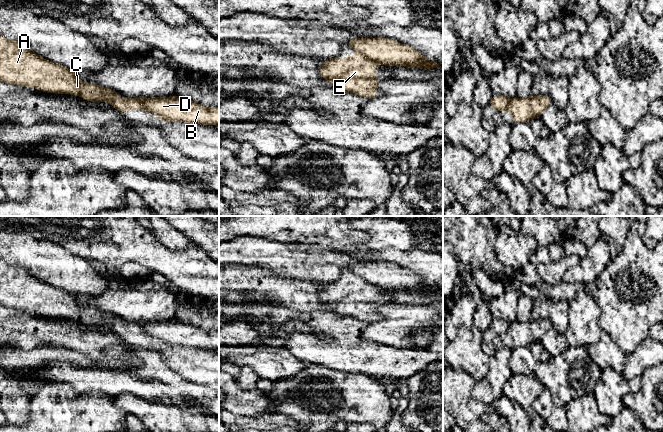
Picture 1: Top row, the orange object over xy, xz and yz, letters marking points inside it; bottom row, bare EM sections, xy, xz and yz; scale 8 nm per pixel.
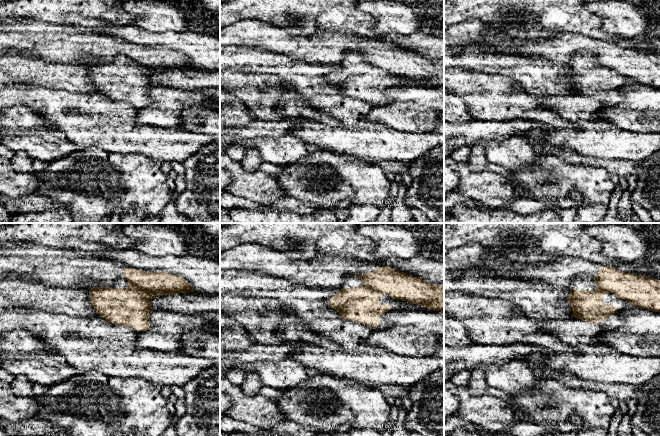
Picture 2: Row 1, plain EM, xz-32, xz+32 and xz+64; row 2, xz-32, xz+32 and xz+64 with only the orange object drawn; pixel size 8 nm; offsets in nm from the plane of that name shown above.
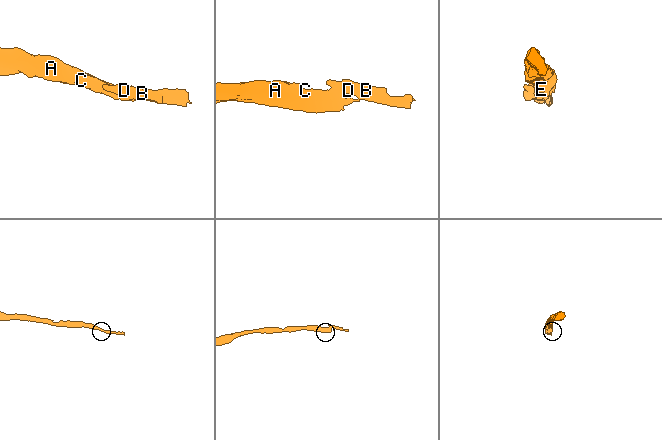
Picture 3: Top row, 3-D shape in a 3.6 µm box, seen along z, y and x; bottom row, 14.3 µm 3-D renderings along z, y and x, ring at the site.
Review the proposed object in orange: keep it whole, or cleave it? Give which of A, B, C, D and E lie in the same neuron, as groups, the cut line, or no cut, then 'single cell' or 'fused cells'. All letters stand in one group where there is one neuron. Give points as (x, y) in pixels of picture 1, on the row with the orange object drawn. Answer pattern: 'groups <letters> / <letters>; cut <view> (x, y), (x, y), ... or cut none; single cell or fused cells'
groups A C E / B D; cut xz (358, 52), (376, 62); fused cells

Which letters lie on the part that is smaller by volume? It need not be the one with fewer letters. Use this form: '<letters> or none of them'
B, D

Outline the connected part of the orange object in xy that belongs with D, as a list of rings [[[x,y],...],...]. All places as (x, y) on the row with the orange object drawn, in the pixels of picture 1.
[[[179,97],[139,98],[146,110],[162,122],[176,121],[199,125],[218,125],[219,108],[205,107],[194,101]]]

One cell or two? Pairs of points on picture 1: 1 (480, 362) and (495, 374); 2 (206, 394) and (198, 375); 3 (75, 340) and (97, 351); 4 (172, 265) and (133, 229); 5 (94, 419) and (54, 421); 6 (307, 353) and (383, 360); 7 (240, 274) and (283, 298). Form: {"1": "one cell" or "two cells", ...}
{"1": "two cells", "2": "two cells", "3": "one cell", "4": "one cell", "5": "one cell", "6": "one cell", "7": "one cell"}

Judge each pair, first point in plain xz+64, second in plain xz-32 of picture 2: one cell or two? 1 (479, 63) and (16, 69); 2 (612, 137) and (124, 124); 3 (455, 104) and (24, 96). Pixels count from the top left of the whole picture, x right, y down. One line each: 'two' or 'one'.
1: one
2: one
3: two

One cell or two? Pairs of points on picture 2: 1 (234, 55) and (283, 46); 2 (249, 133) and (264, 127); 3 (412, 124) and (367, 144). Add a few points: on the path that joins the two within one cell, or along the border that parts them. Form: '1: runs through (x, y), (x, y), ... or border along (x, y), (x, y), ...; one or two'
1: border along (241, 46), (259, 47), (287, 56); two
2: runs through (253, 130), (260, 128); one
3: border along (377, 122), (399, 130), (422, 132); two

